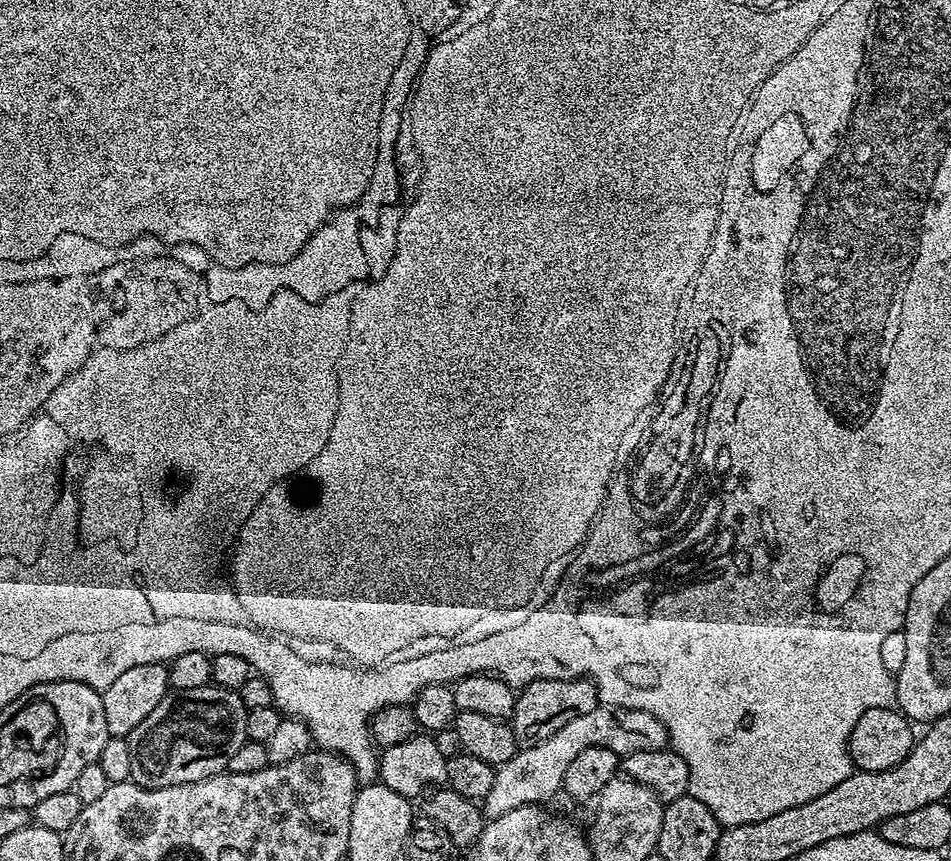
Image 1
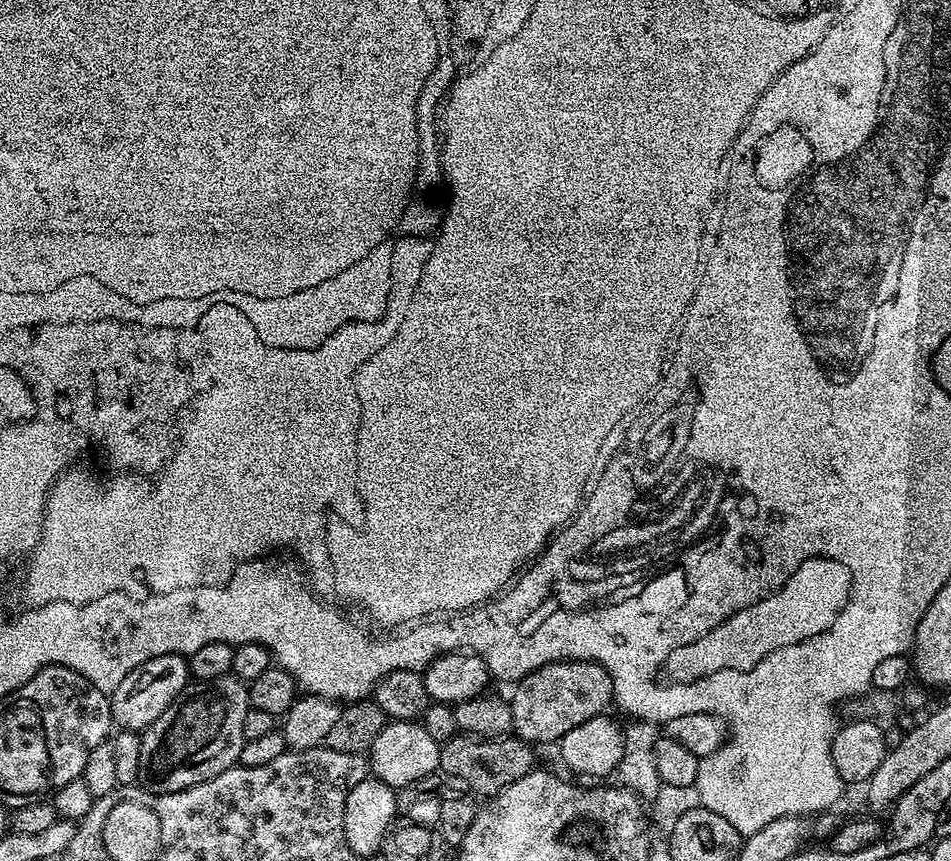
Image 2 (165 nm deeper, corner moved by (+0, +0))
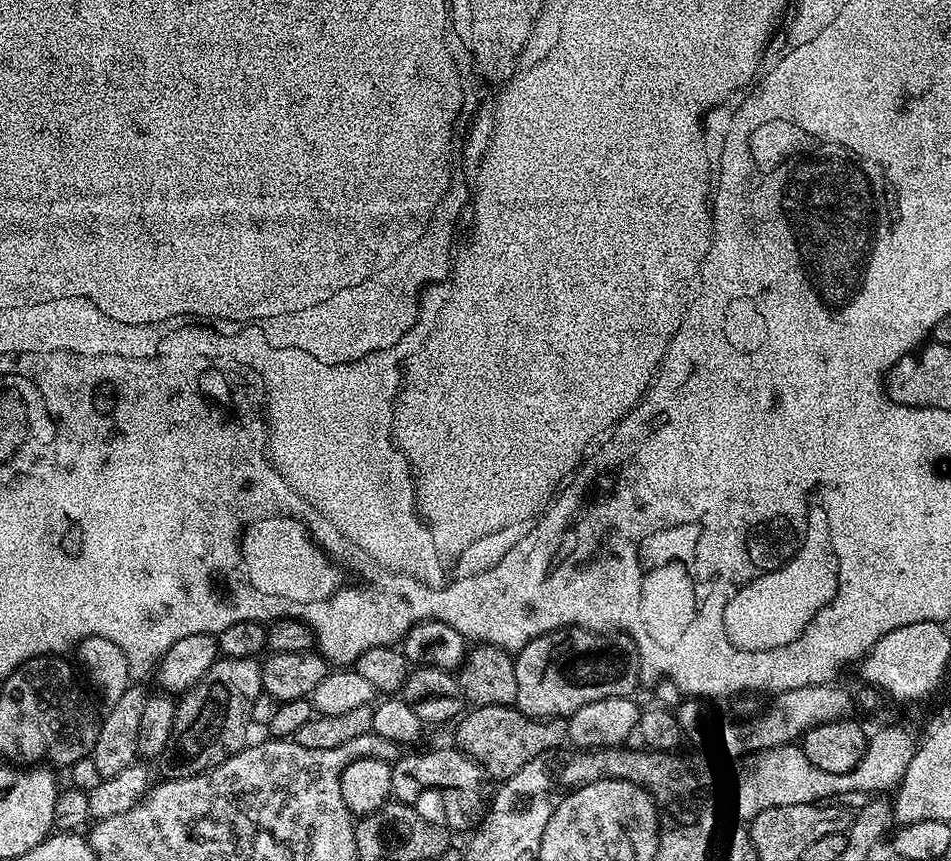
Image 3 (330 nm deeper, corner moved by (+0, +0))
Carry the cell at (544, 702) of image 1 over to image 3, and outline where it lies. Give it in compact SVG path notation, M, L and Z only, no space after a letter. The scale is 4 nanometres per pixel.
M559 628L542 634L514 656L518 678L515 707L533 718L567 718L582 706L611 696L632 696L640 675L640 655L625 632Z

